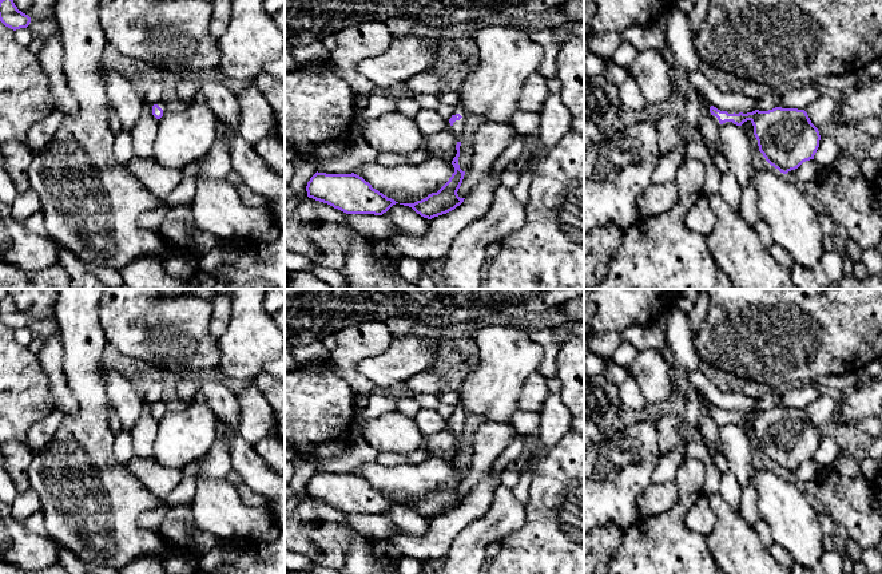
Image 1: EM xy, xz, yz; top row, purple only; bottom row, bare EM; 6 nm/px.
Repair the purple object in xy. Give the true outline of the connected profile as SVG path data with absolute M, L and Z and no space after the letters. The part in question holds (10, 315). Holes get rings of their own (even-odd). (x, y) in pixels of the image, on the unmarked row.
M7 294L0 300L0 321L5 326L16 330L20 328L27 328L31 322L31 317L19 310L12 297Z

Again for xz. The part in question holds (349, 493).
M315 472L306 486L307 496L327 503L346 514L382 515L398 503L373 488L362 476Z

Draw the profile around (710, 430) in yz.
M702 393L700 397L702 415L699 417L699 428L702 429L702 434L704 436L704 444L710 450L715 466L722 474L724 474L728 471L728 464L724 458L723 448L720 446L719 425L711 417L711 405L708 404L710 401Z

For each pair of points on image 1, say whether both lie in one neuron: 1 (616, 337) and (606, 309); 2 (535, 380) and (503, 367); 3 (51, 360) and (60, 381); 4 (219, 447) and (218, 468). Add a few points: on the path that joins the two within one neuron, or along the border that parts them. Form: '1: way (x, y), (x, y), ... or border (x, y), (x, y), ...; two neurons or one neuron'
1: border (644, 324), (634, 324), (620, 331), (598, 333); two neurons
2: border (536, 371), (524, 380), (517, 407); two neurons
3: way (52, 365), (56, 376); one neuron
4: way (219, 452), (218, 463); one neuron

